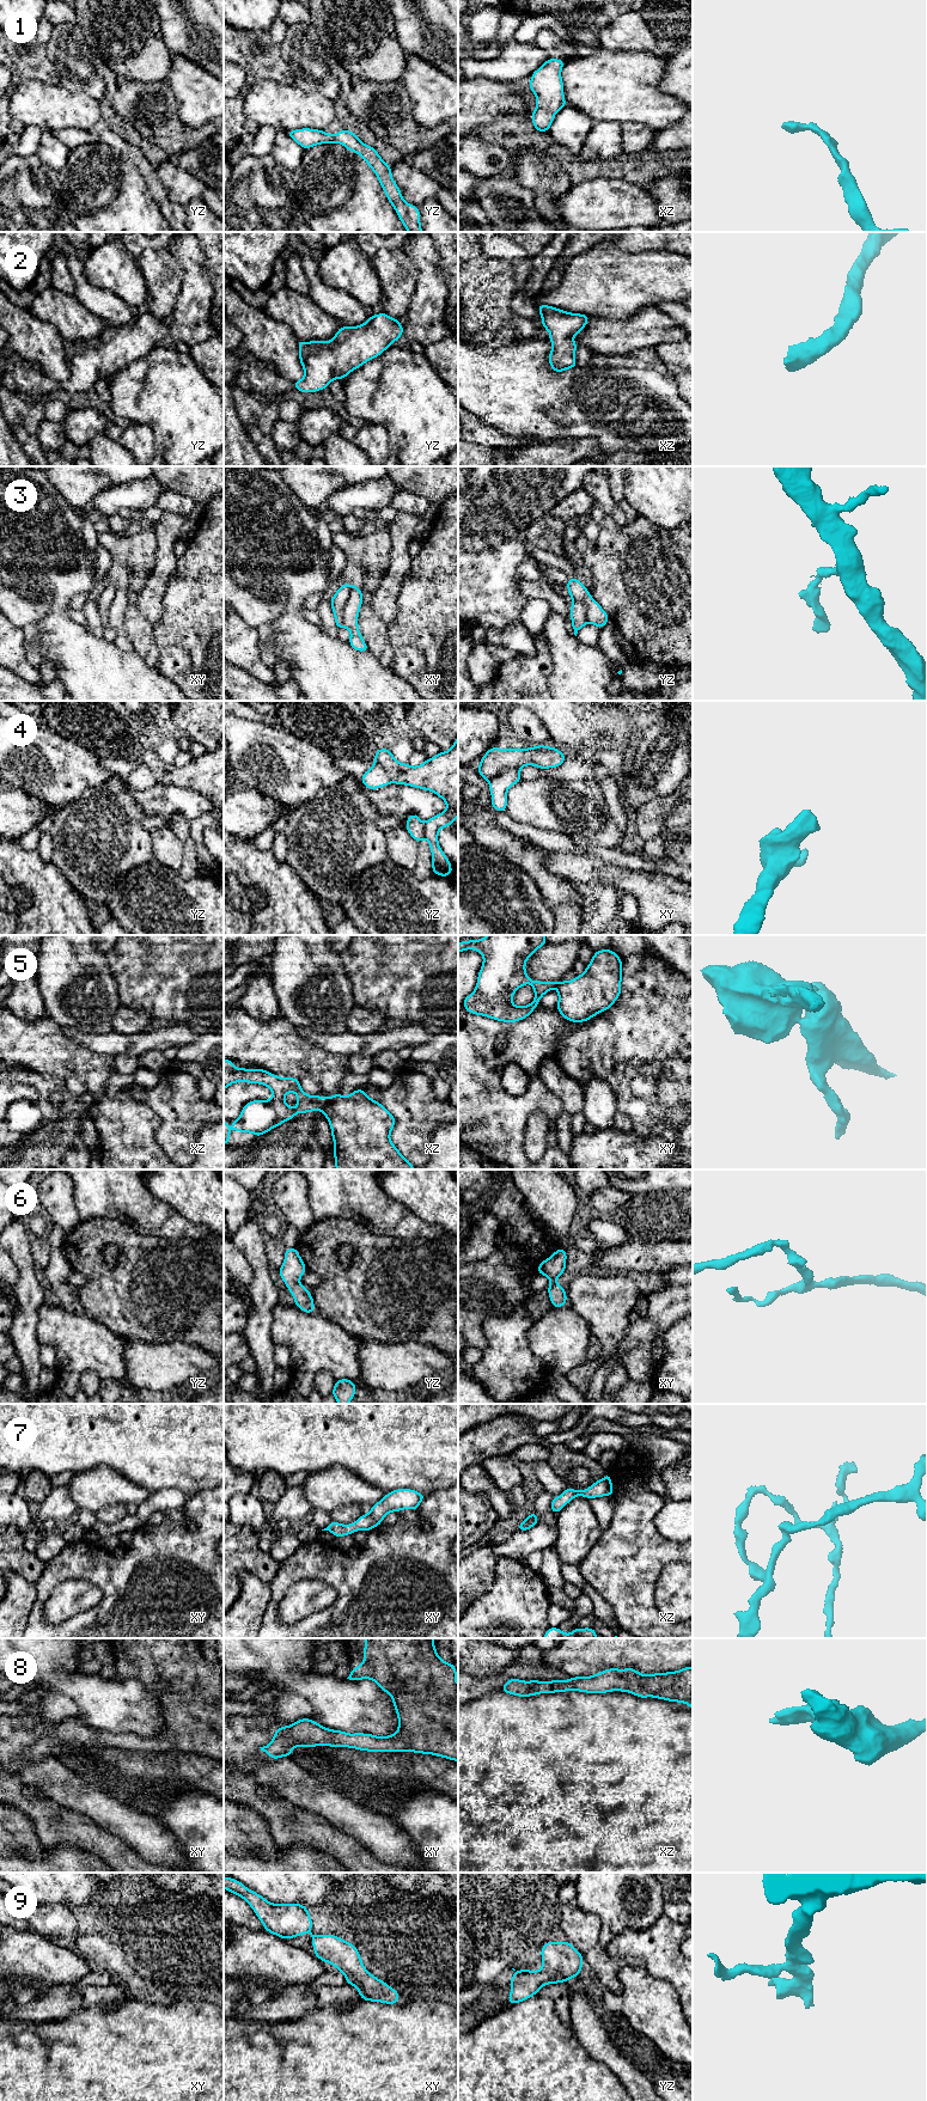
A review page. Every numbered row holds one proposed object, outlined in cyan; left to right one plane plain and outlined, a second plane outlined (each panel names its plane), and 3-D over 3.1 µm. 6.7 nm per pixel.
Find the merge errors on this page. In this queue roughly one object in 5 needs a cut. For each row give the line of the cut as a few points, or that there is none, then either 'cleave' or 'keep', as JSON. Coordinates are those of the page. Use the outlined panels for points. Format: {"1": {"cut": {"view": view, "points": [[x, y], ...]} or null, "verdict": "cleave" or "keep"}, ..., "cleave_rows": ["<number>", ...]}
{"1": {"cut": null, "verdict": "keep"}, "2": {"cut": null, "verdict": "keep"}, "3": {"cut": {"view": "xy", "points": [[351, 585], [351, 596], [343, 608], [342, 625]]}, "verdict": "cleave"}, "4": {"cut": null, "verdict": "keep"}, "5": {"cut": {"view": "xz", "points": [[323, 1098], [322, 1110]]}, "verdict": "cleave"}, "6": {"cut": null, "verdict": "keep"}, "7": {"cut": null, "verdict": "keep"}, "8": {"cut": null, "verdict": "keep"}, "9": {"cut": null, "verdict": "keep"}, "cleave_rows": ["3", "5"]}

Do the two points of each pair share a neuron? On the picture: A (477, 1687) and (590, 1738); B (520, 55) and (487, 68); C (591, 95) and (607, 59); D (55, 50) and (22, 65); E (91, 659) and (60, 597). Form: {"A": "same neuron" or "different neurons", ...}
{"A": "different neurons", "B": "same neuron", "C": "same neuron", "D": "different neurons", "E": "same neuron"}

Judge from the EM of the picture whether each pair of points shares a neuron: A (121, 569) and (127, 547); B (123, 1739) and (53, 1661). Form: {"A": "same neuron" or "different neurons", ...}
{"A": "different neurons", "B": "different neurons"}

